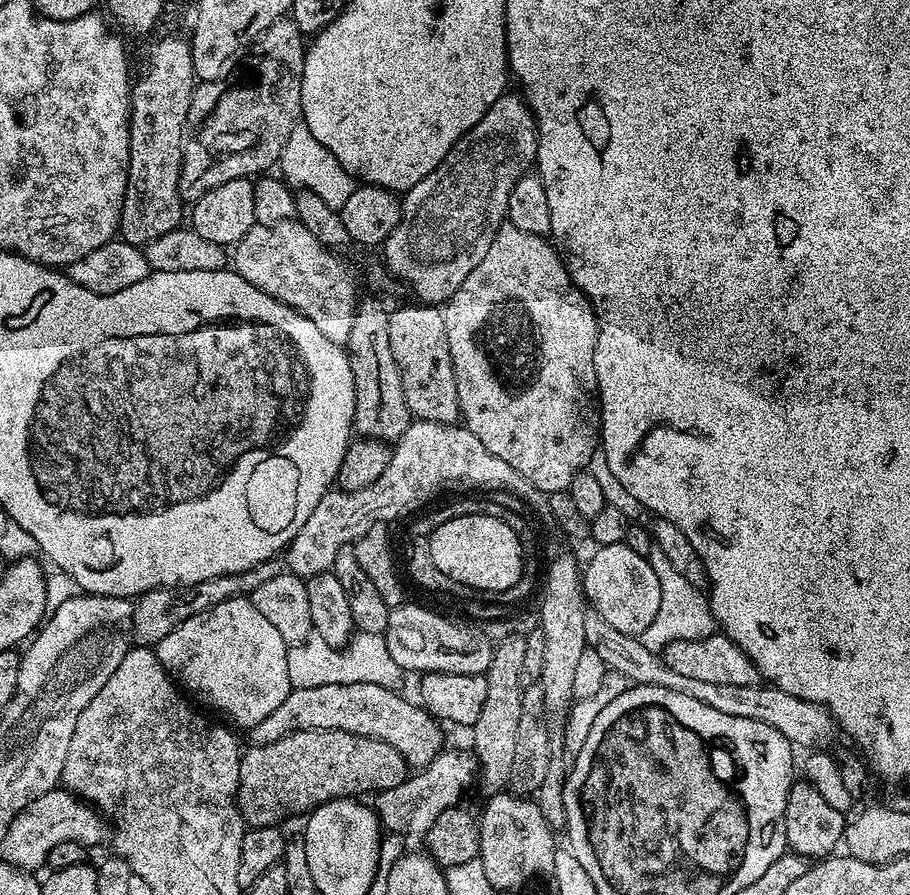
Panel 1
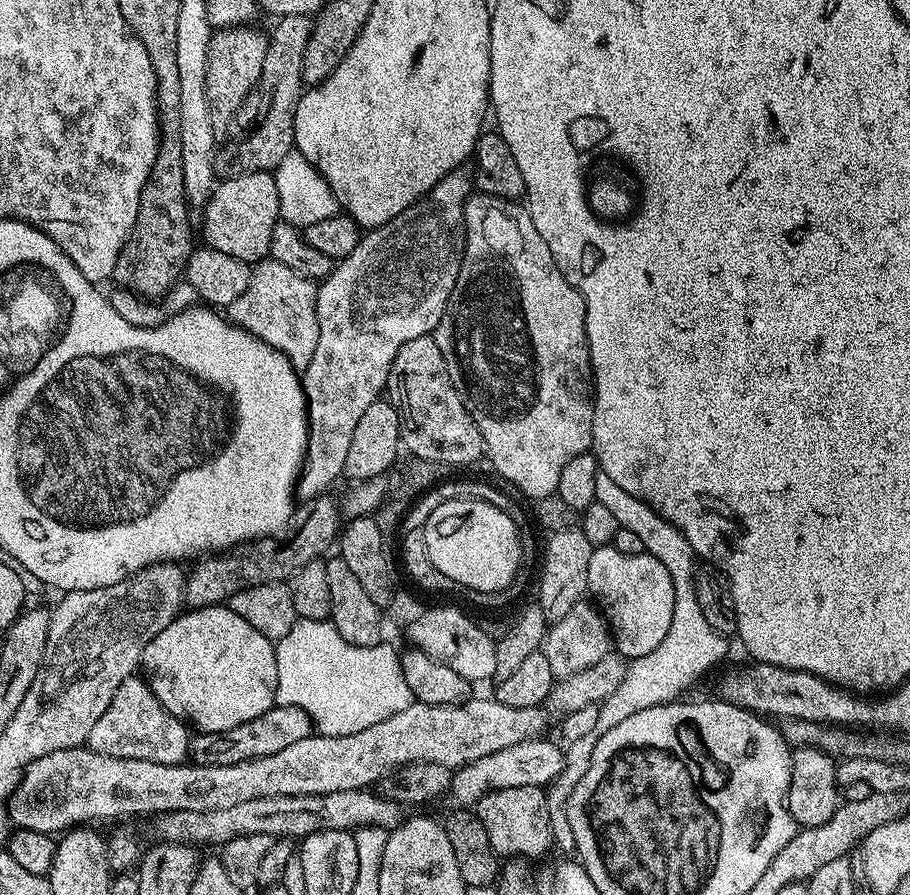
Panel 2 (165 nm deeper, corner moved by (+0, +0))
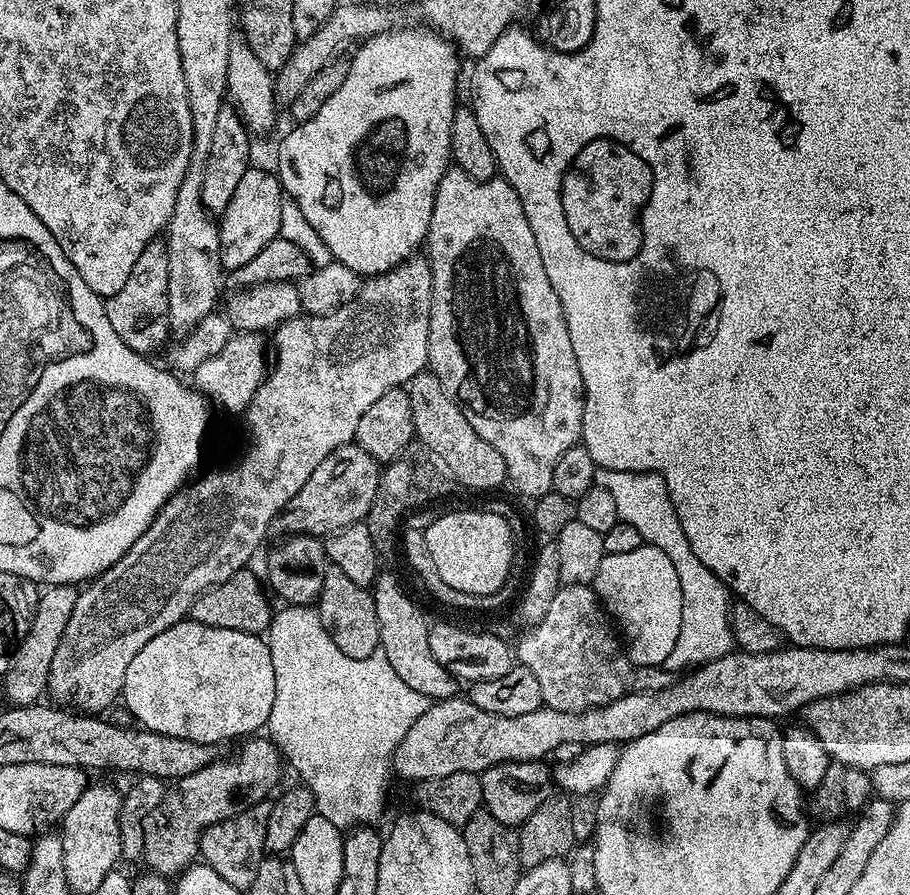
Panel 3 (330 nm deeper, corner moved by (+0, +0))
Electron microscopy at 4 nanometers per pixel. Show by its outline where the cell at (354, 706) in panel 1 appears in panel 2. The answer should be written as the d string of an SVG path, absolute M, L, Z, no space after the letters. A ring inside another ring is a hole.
M276 704L266 710L266 714L258 714L258 718L250 718L250 722L242 722L242 726L234 726L221 732L200 732L193 735L190 740L190 756L195 763L206 766L230 766L234 762L266 758L266 754L278 754L278 750L286 750L286 746L302 742L302 738L309 736L313 728L306 710L298 706Z

